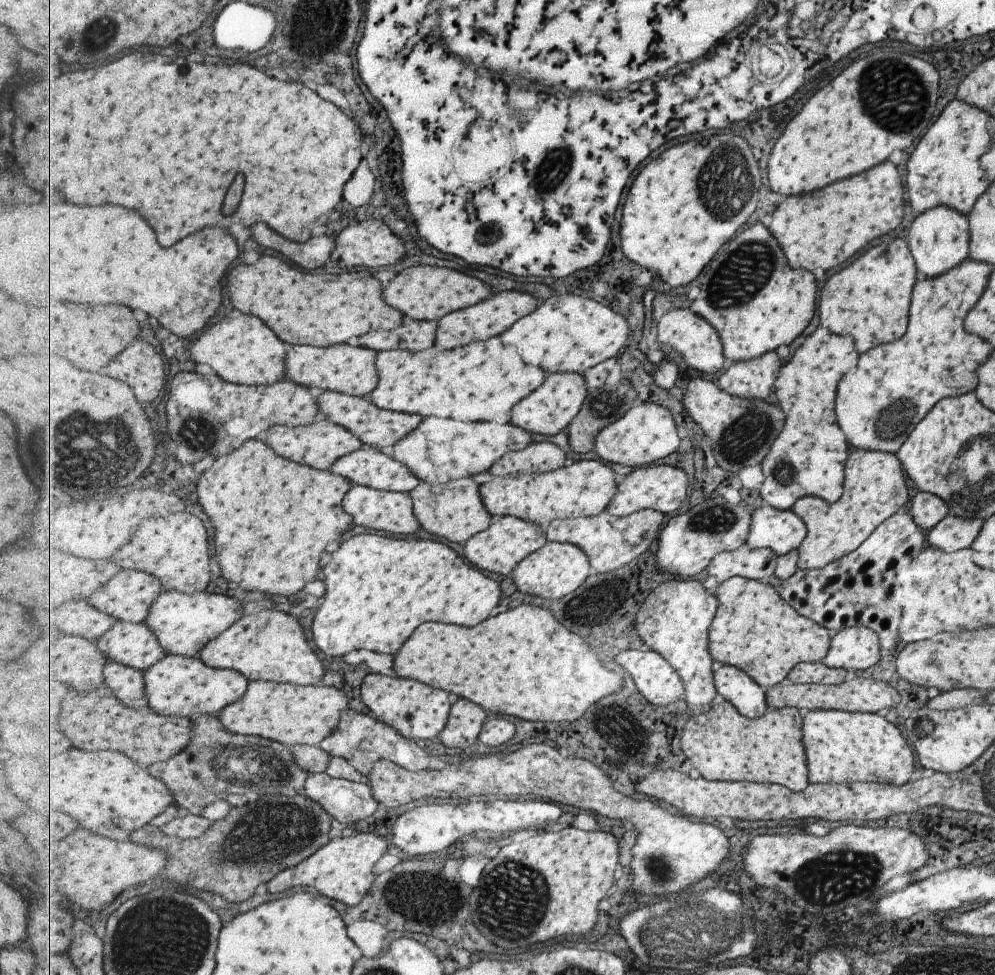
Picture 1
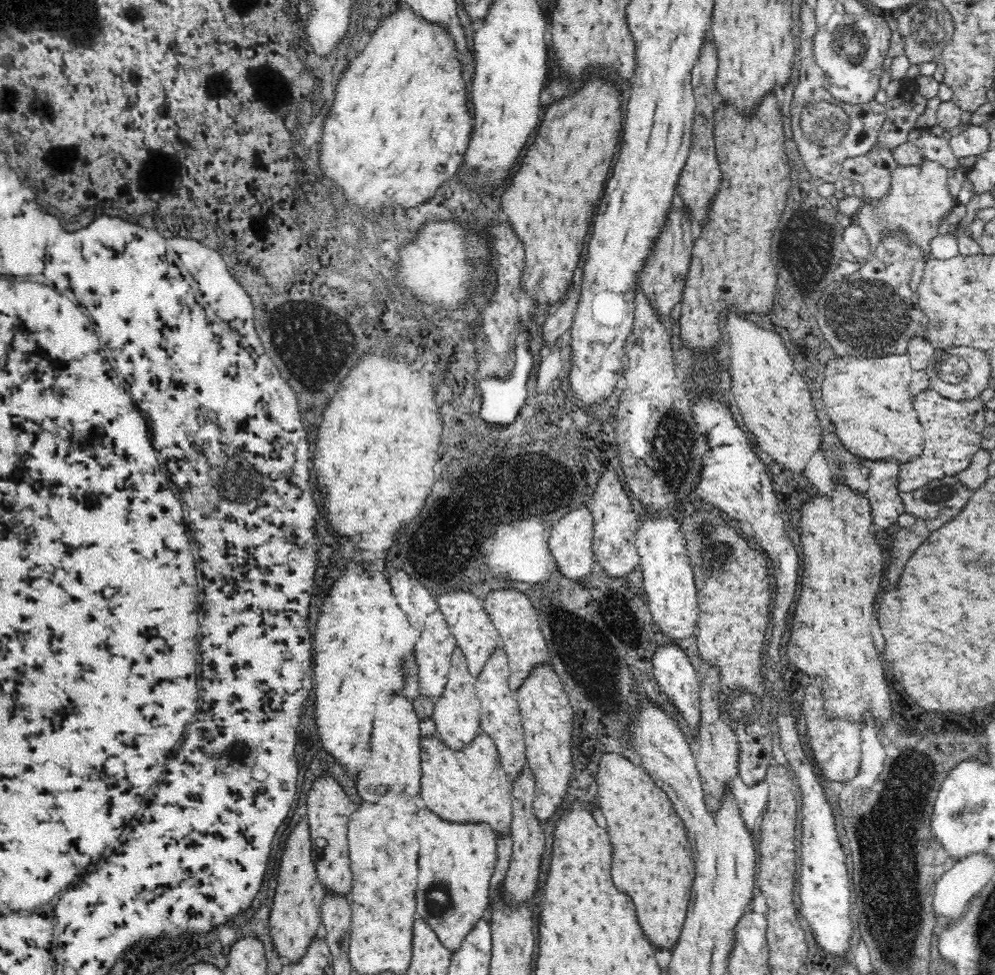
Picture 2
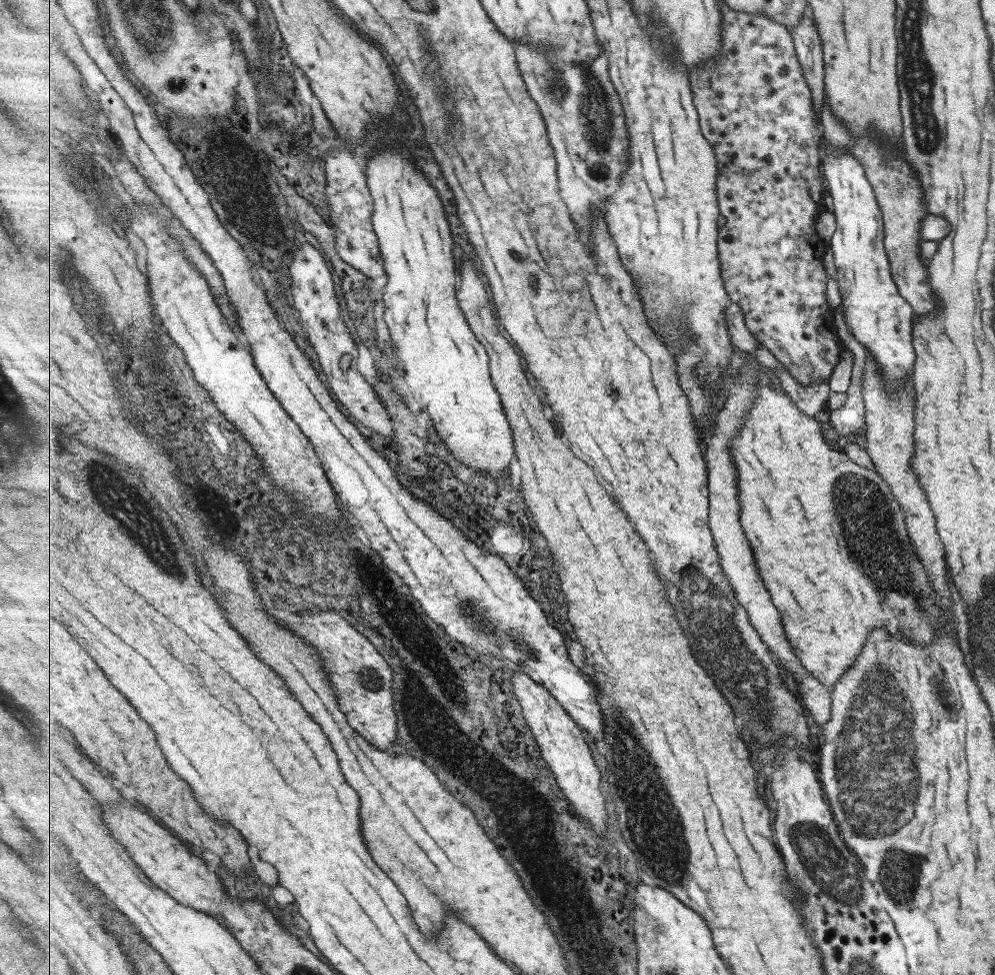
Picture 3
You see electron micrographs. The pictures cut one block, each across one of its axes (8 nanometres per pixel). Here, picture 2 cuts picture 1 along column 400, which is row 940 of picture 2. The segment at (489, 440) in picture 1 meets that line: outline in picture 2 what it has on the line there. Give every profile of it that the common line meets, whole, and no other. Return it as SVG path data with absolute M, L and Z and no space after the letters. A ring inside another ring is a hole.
M428 808L420 810L420 822L424 828L420 832L416 914L426 918L442 944L454 952L471 926L486 915L498 835L489 822L450 822Z

